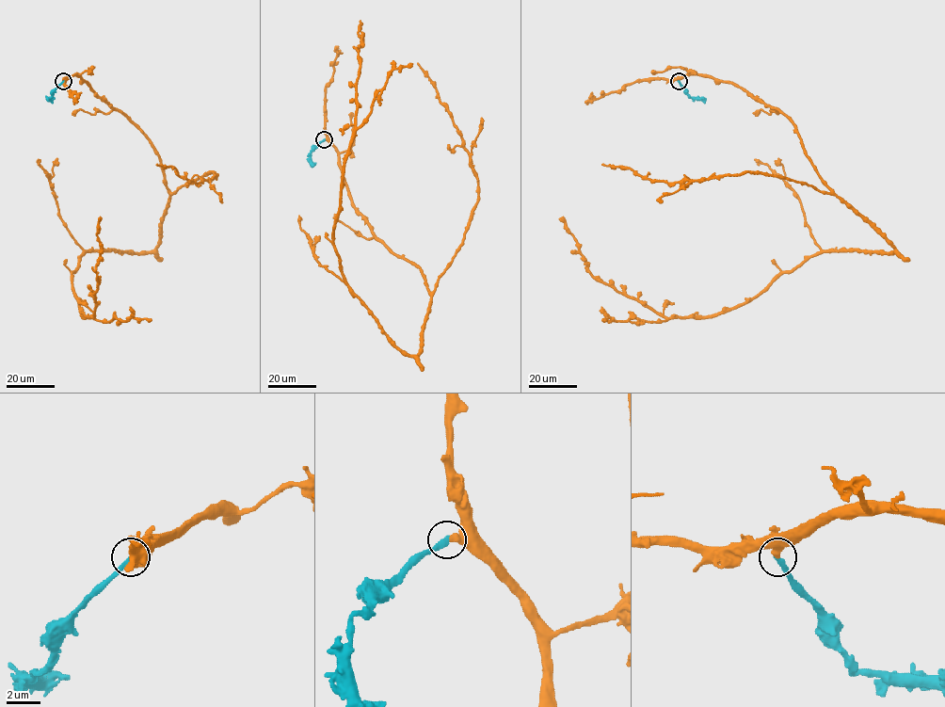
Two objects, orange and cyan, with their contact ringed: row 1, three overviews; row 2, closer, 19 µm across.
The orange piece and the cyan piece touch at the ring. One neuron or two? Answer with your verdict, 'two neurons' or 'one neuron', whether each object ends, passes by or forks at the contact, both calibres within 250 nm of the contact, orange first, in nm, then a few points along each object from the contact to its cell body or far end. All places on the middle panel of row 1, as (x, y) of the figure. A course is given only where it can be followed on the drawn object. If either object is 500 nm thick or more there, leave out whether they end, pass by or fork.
one neuron | orange ends | cyan ends | 340/320 nm | orange via (325, 139), (352, 205), (425, 279), (417, 355), (350, 288), (333, 242), (361, 24) | cyan via (324, 139), (311, 151), (313, 166)

